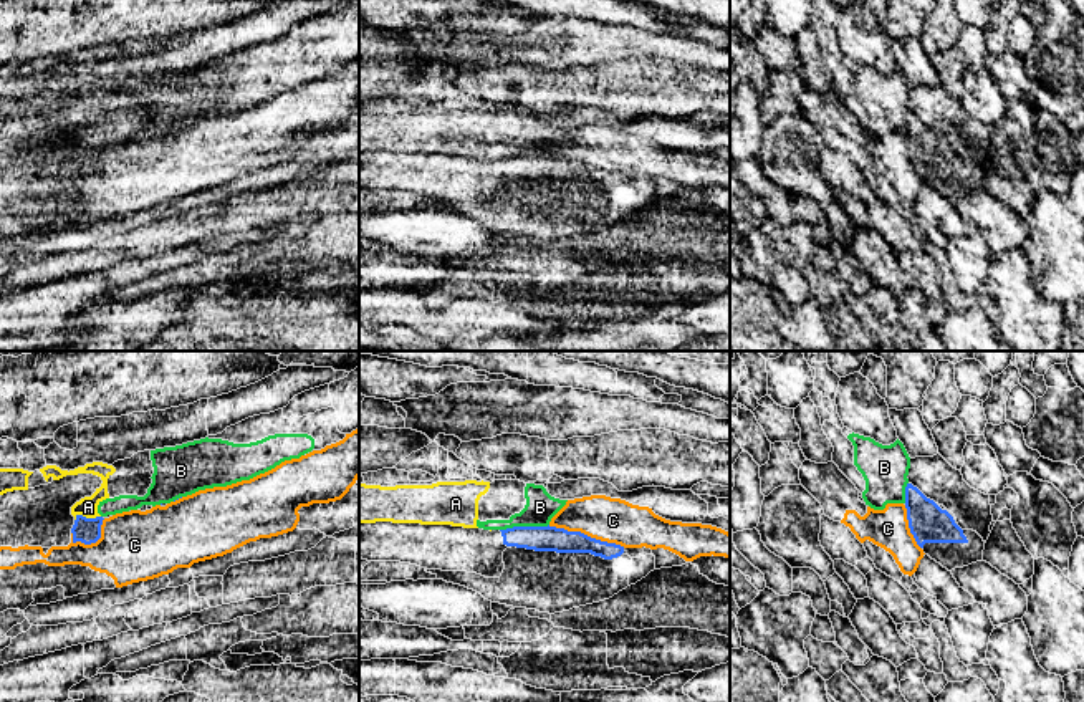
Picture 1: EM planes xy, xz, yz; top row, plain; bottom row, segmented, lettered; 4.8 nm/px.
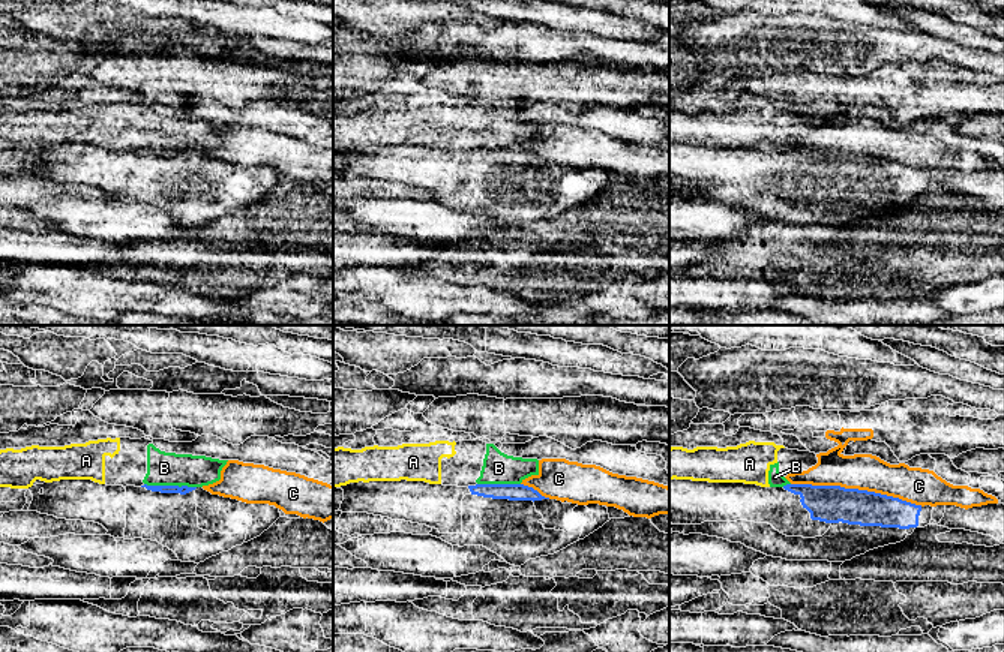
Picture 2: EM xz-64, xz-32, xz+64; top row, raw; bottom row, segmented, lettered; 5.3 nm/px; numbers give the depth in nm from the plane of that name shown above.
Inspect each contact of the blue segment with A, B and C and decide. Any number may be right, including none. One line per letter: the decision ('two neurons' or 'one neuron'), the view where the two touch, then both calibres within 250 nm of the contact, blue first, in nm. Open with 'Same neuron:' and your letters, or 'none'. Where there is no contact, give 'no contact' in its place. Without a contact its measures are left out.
Same neuron: none
A: two neurons | xy | 130/100 nm
B: two neurons | xz | 130/150 nm
C: two neurons | xz | 130/220 nm

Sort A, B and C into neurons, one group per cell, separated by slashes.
A B / C

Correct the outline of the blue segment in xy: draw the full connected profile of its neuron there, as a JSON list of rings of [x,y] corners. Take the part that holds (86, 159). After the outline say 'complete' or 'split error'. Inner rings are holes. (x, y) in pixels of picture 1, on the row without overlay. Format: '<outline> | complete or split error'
[[[93,103],[66,104],[48,114],[0,124],[0,176],[68,176],[101,167],[103,146],[71,144],[71,136],[91,126],[103,109]]] | split error

